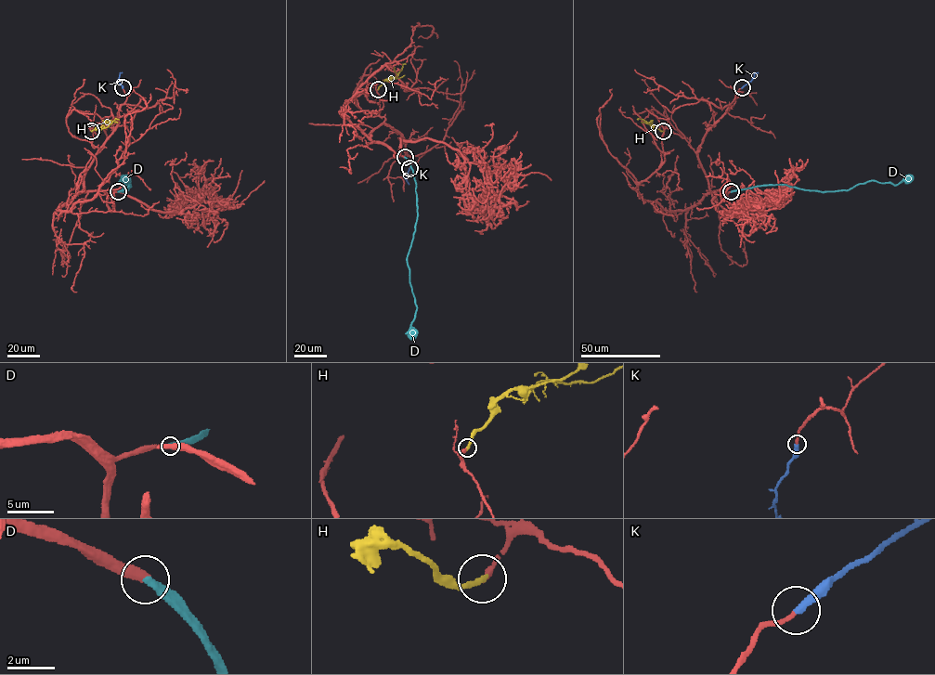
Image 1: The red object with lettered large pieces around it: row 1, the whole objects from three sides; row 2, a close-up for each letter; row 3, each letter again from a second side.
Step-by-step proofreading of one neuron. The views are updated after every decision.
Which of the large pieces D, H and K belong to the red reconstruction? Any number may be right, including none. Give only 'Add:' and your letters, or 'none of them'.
Add: D, K

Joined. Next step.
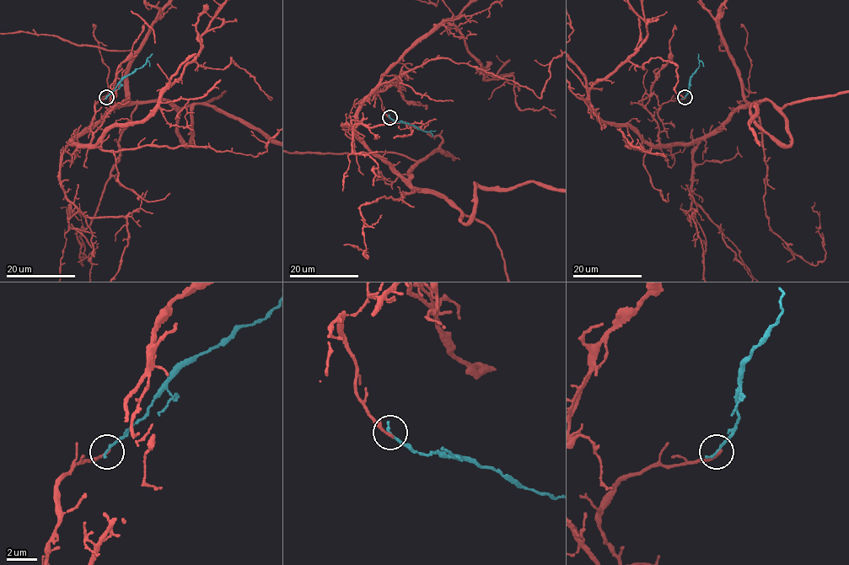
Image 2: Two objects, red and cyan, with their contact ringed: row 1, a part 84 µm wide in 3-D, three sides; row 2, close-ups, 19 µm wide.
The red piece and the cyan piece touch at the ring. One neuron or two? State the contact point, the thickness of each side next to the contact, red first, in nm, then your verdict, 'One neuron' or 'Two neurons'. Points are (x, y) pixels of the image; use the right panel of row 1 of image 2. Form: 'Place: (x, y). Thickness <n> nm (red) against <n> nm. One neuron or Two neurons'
Place: (685, 97). Thickness 160 nm (red) against 190 nm. Two neurons

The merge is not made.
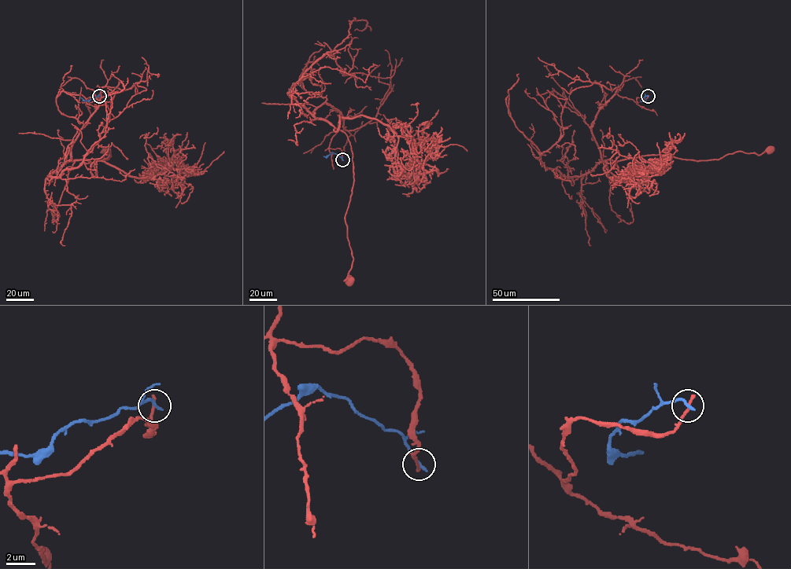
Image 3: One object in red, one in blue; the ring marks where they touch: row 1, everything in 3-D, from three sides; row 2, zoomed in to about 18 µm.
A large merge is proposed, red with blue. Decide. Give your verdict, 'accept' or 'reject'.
reject

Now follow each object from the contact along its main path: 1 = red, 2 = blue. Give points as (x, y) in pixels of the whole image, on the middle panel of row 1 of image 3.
1: (342, 159), (329, 148), (341, 114), (324, 103), (314, 115), (344, 133), (352, 152), (350, 282)
2: (342, 159), (332, 152), (323, 156)

